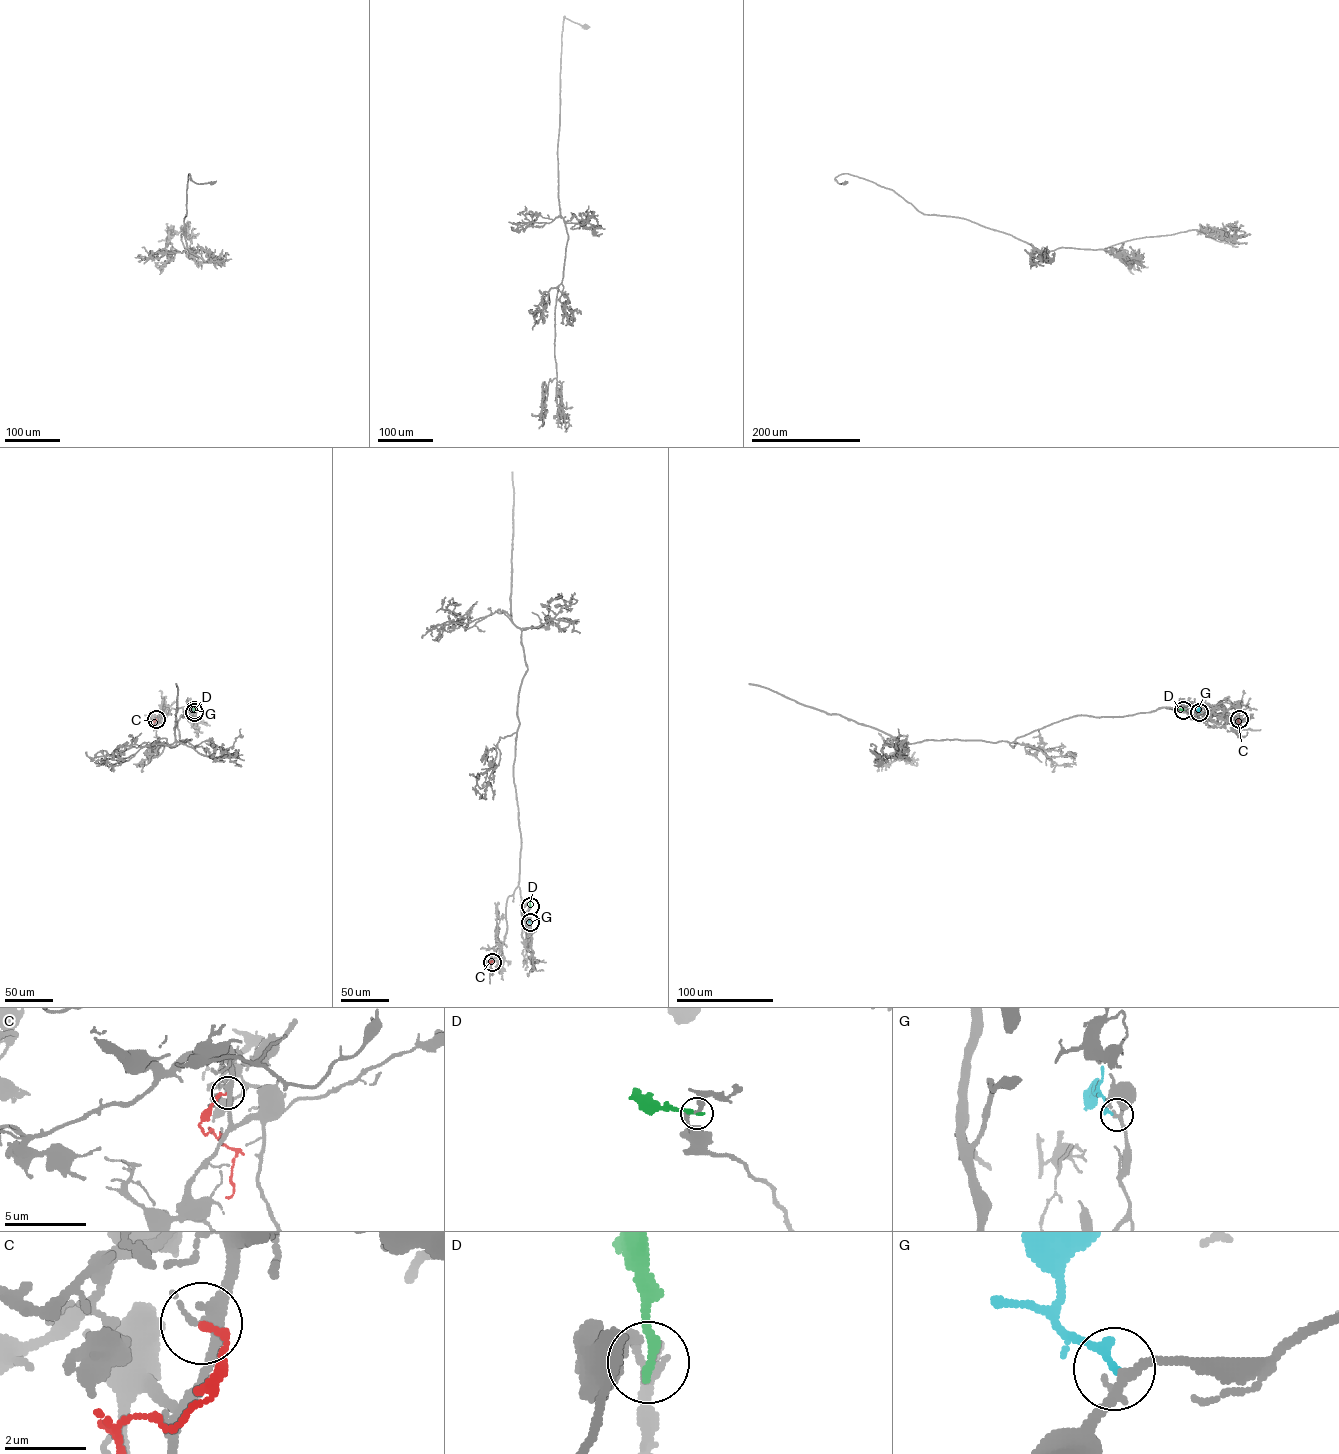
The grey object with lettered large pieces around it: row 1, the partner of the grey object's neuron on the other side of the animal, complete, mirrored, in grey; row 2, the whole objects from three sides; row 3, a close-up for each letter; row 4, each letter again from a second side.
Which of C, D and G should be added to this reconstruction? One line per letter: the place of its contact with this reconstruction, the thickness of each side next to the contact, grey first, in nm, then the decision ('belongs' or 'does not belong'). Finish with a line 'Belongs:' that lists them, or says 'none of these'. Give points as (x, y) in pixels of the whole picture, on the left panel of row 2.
C: (156, 719) | 320/160 nm | does not belong
D: (194, 710) | 280/280 nm | does not belong
G: (194, 712) | 220/190 nm | belongs
Belongs: G

